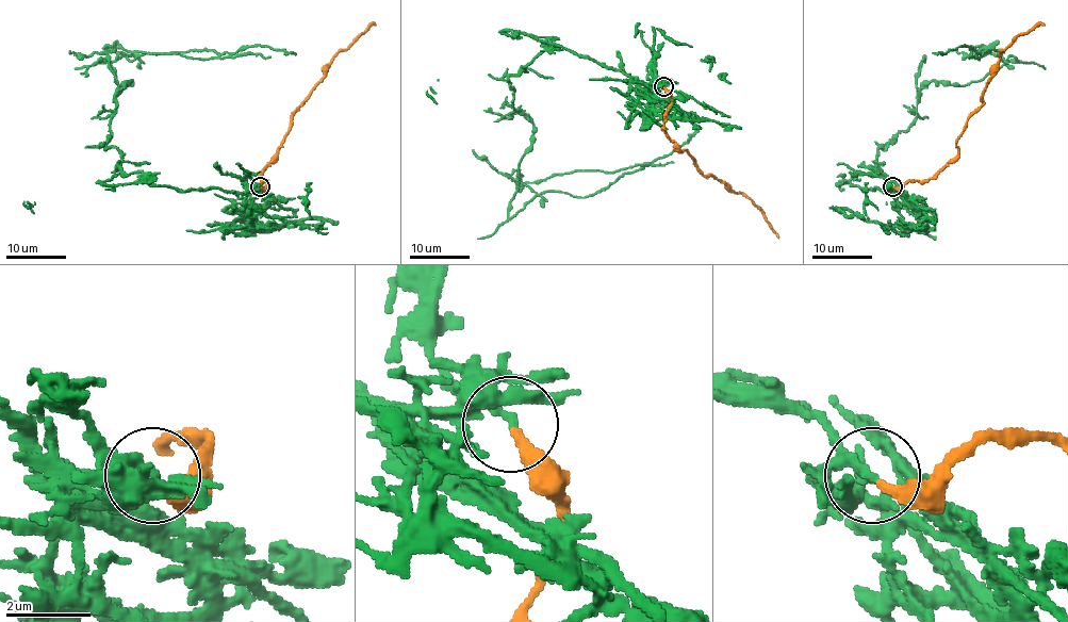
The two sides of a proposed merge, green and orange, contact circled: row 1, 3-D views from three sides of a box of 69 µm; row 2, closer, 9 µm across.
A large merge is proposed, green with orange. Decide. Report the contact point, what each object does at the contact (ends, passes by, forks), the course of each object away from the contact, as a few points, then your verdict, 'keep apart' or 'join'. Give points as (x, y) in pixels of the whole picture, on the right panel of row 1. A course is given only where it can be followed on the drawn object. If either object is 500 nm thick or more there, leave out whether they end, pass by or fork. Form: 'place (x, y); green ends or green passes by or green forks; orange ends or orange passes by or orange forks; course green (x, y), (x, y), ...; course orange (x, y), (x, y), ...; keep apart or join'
place (892, 186); green ends; orange ends; course green (892, 186), (851, 182), (914, 120), (931, 81), (967, 85), (1025, 63), (964, 45), (933, 52); course orange (893, 186), (929, 180), (958, 153), (956, 138), (982, 104), (982, 93), (998, 53), (1018, 36), (1045, 26); keep apart

